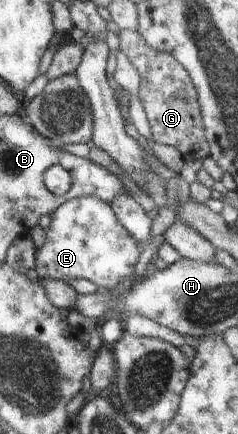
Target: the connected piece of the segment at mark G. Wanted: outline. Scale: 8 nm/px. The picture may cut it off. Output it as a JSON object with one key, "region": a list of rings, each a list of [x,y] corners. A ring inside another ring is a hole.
{"region":[[[119,29],[120,51],[131,61],[139,73],[138,100],[145,110],[153,139],[162,145],[175,147],[184,162],[203,162],[210,157],[209,145],[202,123],[197,91],[187,71],[169,55],[151,49],[138,31]]]}

